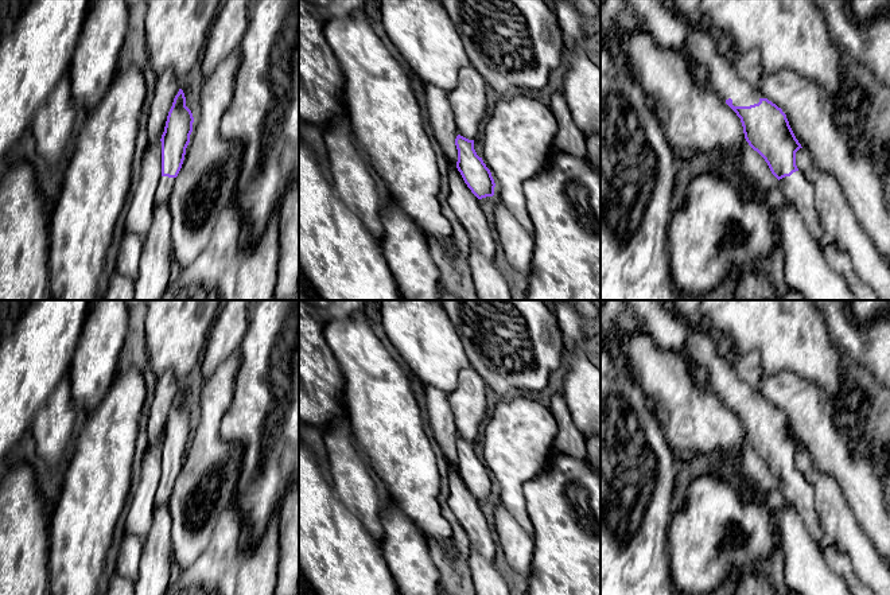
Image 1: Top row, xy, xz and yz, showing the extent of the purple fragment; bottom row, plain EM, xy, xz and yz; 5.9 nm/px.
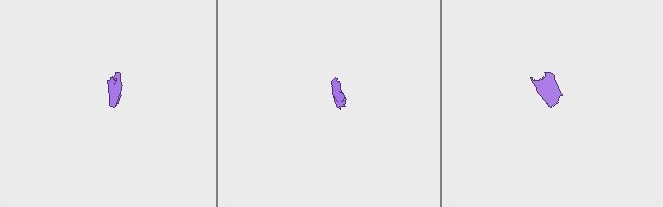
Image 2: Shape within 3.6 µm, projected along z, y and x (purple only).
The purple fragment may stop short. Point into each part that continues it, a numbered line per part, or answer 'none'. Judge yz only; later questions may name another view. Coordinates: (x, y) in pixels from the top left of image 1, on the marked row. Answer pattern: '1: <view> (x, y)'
1: yz (702, 47)
2: yz (797, 190)

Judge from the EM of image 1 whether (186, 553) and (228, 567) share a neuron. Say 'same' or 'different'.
different

